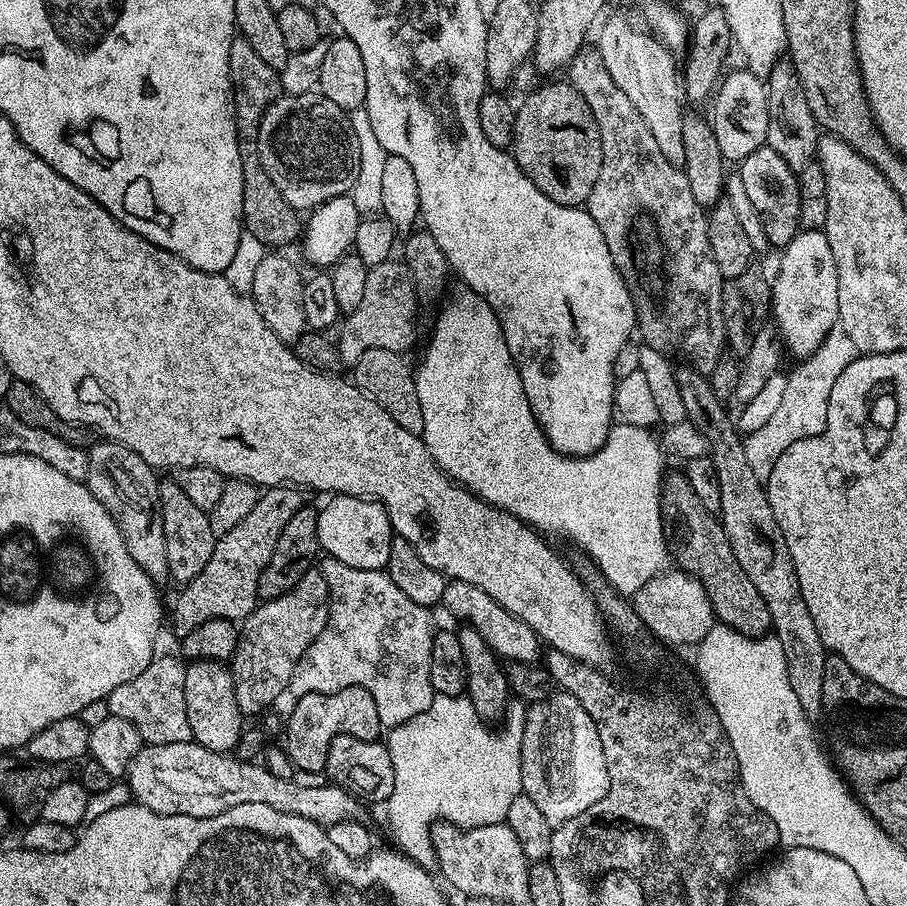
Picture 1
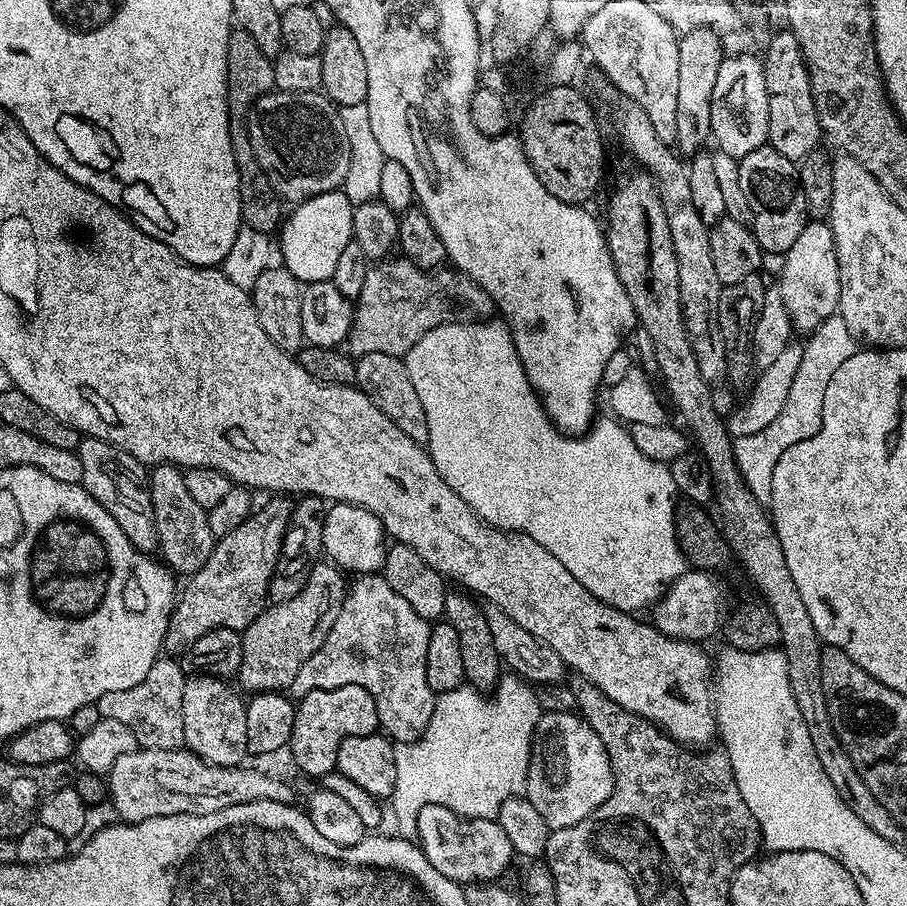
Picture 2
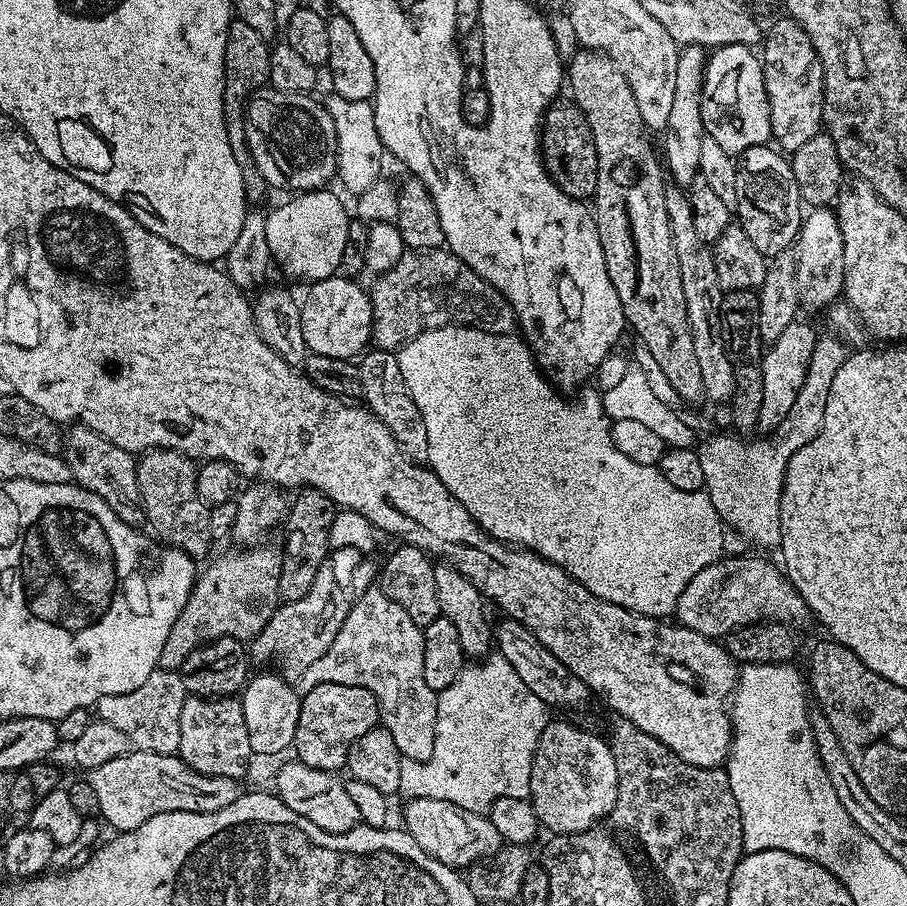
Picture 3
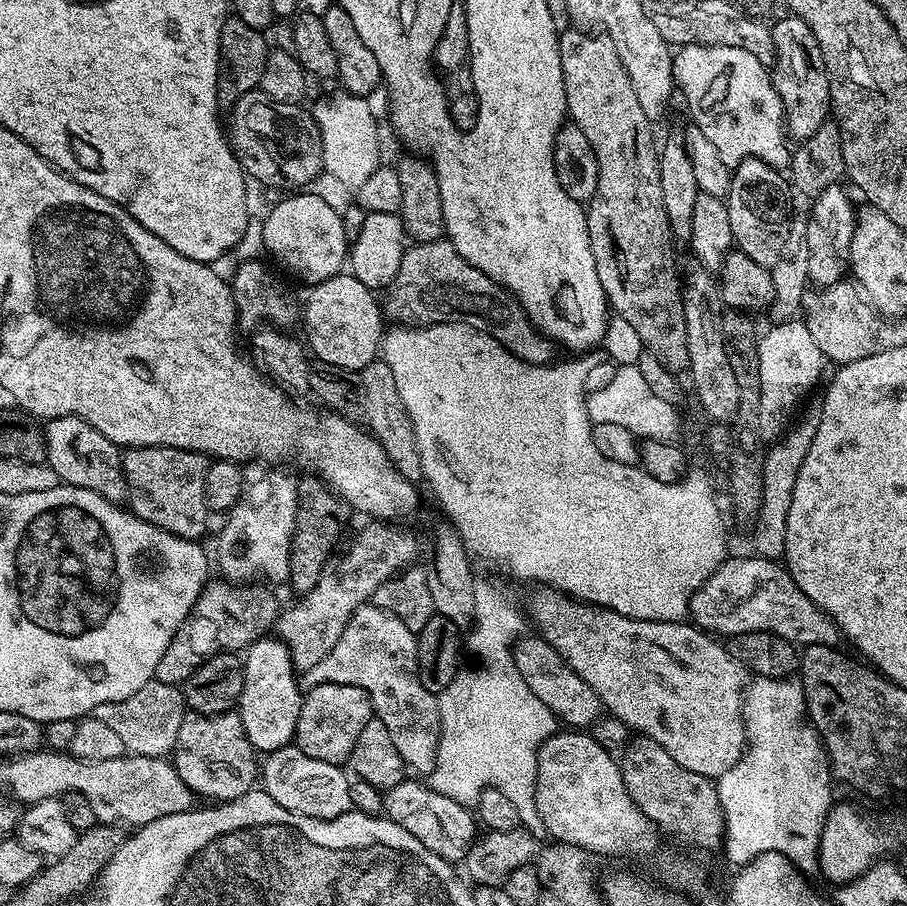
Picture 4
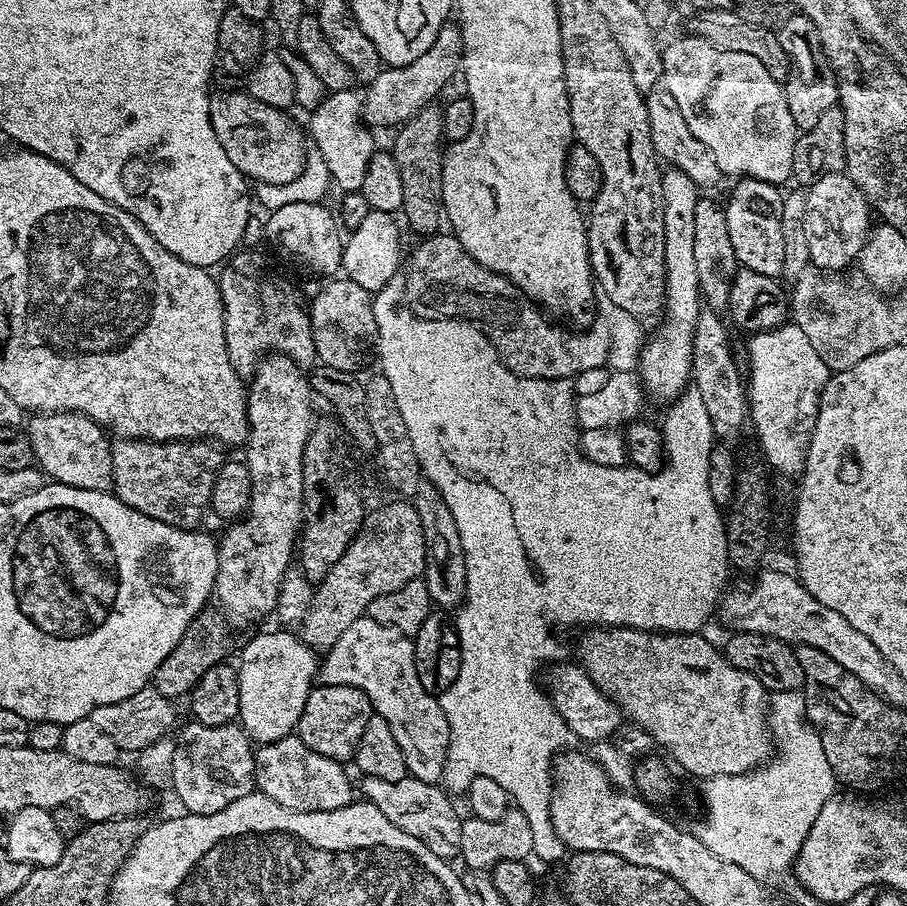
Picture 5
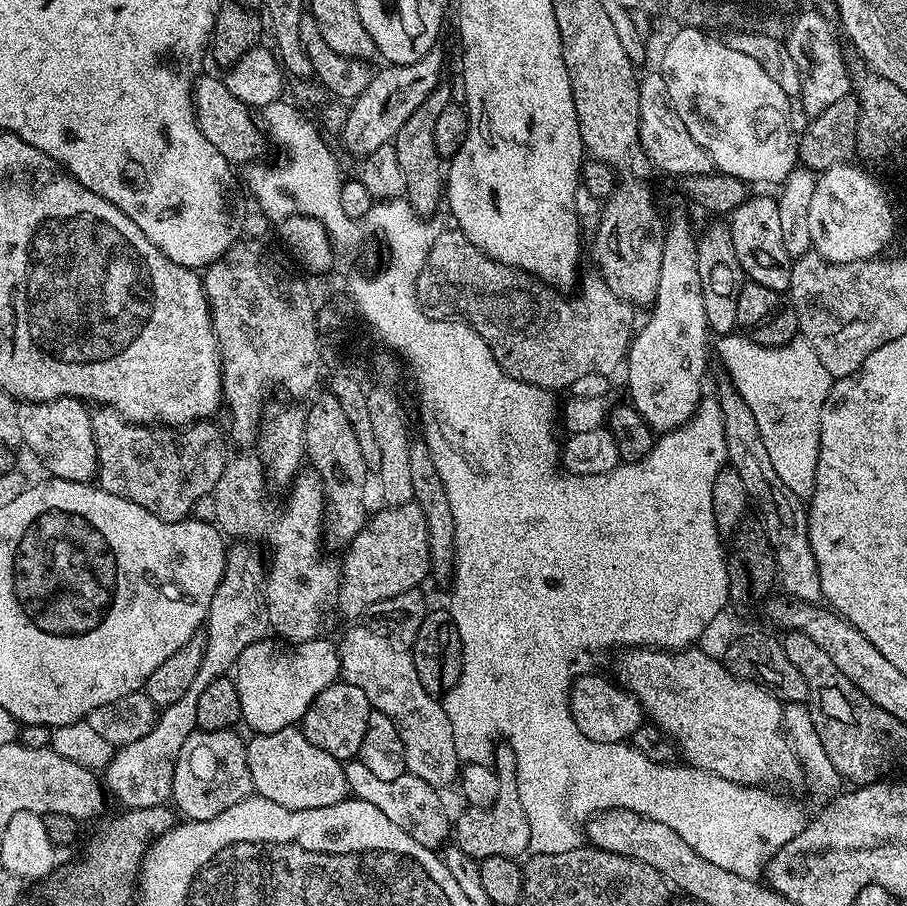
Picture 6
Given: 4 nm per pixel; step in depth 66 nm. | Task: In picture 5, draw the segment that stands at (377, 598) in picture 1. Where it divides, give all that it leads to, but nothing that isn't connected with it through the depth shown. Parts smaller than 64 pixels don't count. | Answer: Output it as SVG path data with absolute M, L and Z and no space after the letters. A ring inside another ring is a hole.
M367 614L359 616L354 622L350 622L350 626L346 626L346 630L342 634L342 638L338 638L338 642L334 642L334 646L328 649L323 657L322 663L318 668L318 680L320 684L333 684L334 686L354 686L358 690L362 690L362 694L366 694L366 698L370 698L372 703L372 711L377 716L386 718L386 726L390 726L390 731L394 733L394 739L397 740L398 746L402 750L402 758L406 758L406 766L408 767L408 776L414 780L421 780L427 784L439 785L444 778L444 767L448 761L448 747L450 746L450 722L446 722L446 714L442 710L439 699L433 693L426 690L426 686L422 686L421 680L418 678L418 670L414 666L414 646L412 645L413 637L405 636L397 628L386 626L382 622L378 622L374 618L370 618Z

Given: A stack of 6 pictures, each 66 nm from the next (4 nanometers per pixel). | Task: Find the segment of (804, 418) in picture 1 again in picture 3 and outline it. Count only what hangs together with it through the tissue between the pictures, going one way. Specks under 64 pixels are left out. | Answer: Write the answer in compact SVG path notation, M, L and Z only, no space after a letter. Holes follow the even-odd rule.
M821 335L817 339L814 354L810 356L810 366L806 370L806 378L802 382L802 390L798 390L798 398L794 398L794 406L790 406L786 418L782 418L778 427L764 434L768 436L747 444L746 441L732 436L733 434L713 434L709 440L701 439L696 448L698 462L702 462L703 491L707 492L714 510L718 510L721 521L731 531L733 528L742 539L749 540L756 547L753 549L776 550L780 547L780 511L786 466L794 453L818 438L822 422L826 418L826 398L830 395L834 374L842 370L842 362L846 362L850 354L843 343L837 342L831 335L828 336Z

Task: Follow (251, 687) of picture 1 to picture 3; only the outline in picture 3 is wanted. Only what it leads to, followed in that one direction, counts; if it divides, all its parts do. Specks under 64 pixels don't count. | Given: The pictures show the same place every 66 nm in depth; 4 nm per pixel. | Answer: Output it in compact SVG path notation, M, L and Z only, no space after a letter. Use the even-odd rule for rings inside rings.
M325 562L318 570L318 578L314 578L314 586L306 590L306 598L289 600L281 603L276 613L262 626L262 630L250 641L250 656L260 666L268 663L277 664L279 675L289 682L295 682L326 650L330 650L330 642L338 638L338 630L342 630L342 622L346 622L346 614L352 609L353 597L347 596L340 589L336 576L332 573L331 563Z

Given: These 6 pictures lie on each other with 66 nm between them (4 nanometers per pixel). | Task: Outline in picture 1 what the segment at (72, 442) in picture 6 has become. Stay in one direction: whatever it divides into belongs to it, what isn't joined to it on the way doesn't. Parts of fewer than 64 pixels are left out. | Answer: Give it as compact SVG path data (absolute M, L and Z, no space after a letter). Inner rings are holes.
M115 442L93 443L87 453L90 470L86 483L90 494L94 494L94 498L102 502L110 518L114 518L122 534L122 542L126 542L126 550L130 550L130 558L134 558L134 562L138 562L138 566L146 570L150 579L167 581L166 534L162 530L161 481L156 480L157 473L141 456L134 454L134 450Z

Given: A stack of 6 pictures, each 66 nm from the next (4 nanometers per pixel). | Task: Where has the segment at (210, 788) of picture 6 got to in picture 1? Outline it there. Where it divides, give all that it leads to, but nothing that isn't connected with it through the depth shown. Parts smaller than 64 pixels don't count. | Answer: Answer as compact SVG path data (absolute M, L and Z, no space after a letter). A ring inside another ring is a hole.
M194 660L185 667L186 718L190 718L192 740L206 750L231 753L244 735L246 717L238 710L231 671L218 660Z

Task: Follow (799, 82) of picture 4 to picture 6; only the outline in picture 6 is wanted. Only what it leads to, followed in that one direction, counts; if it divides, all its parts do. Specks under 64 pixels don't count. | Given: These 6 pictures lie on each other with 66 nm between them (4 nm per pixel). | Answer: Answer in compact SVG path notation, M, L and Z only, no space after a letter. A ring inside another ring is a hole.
M803 12L796 16L788 29L786 43L800 71L800 94L798 103L804 107L805 117L822 114L822 110L838 102L838 98L853 91L850 64L844 61L844 52L832 33L832 28L816 12Z

